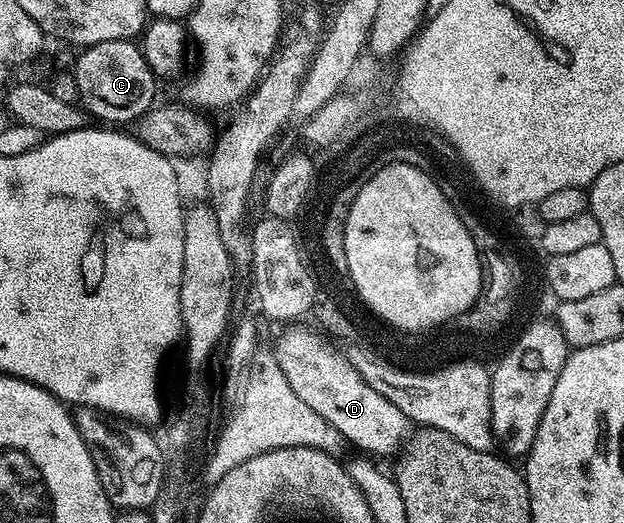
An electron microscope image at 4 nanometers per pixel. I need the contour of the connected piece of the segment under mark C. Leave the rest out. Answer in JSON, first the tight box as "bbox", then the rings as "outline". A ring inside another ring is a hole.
{"bbox":[73,40,157,124],"outline":[[[105,40],[80,49],[78,54],[79,59],[73,63],[73,69],[79,102],[92,119],[100,118],[103,124],[134,123],[156,105],[157,75],[151,71],[142,49],[134,41]]]}

